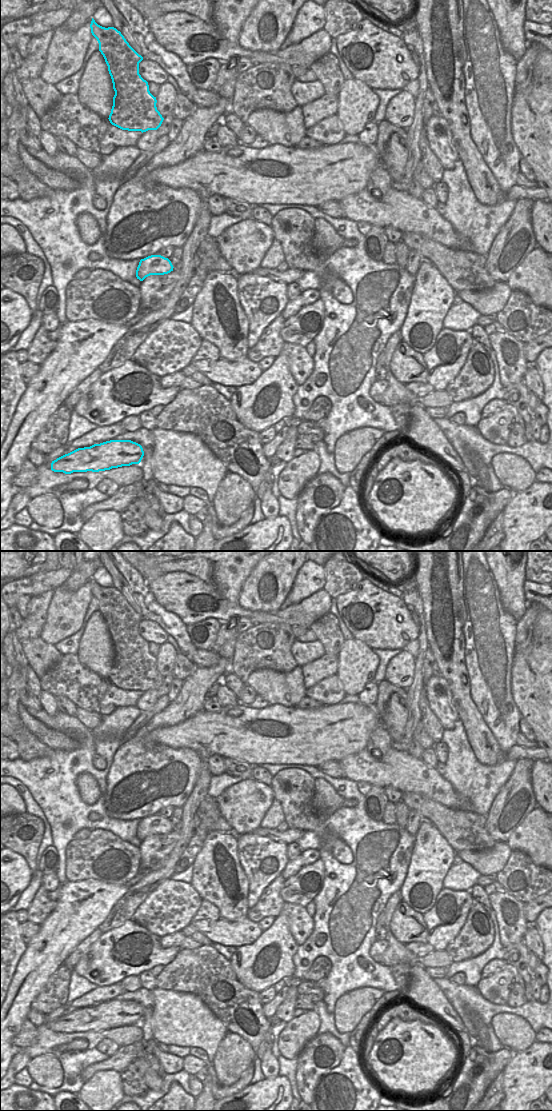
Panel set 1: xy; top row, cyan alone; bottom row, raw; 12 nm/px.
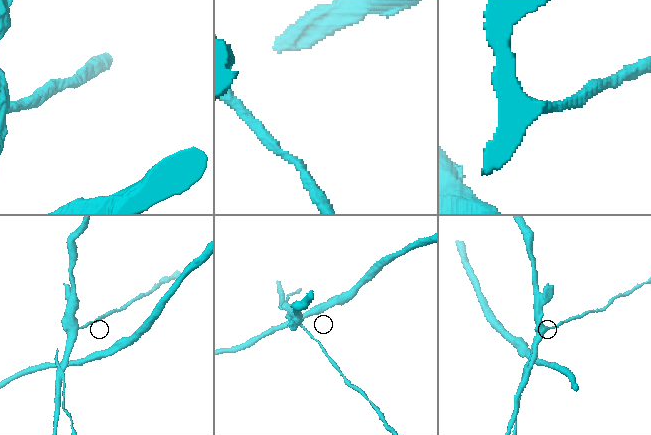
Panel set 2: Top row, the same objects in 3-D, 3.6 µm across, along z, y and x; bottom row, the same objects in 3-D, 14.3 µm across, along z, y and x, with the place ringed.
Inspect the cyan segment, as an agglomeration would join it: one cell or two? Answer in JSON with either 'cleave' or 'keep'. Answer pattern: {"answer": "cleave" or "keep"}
{"answer": "keep"}

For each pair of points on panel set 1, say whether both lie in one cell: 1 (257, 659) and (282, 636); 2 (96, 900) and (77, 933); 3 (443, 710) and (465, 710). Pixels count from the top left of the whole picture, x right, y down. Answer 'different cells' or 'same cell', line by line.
1: same cell
2: same cell
3: different cells

